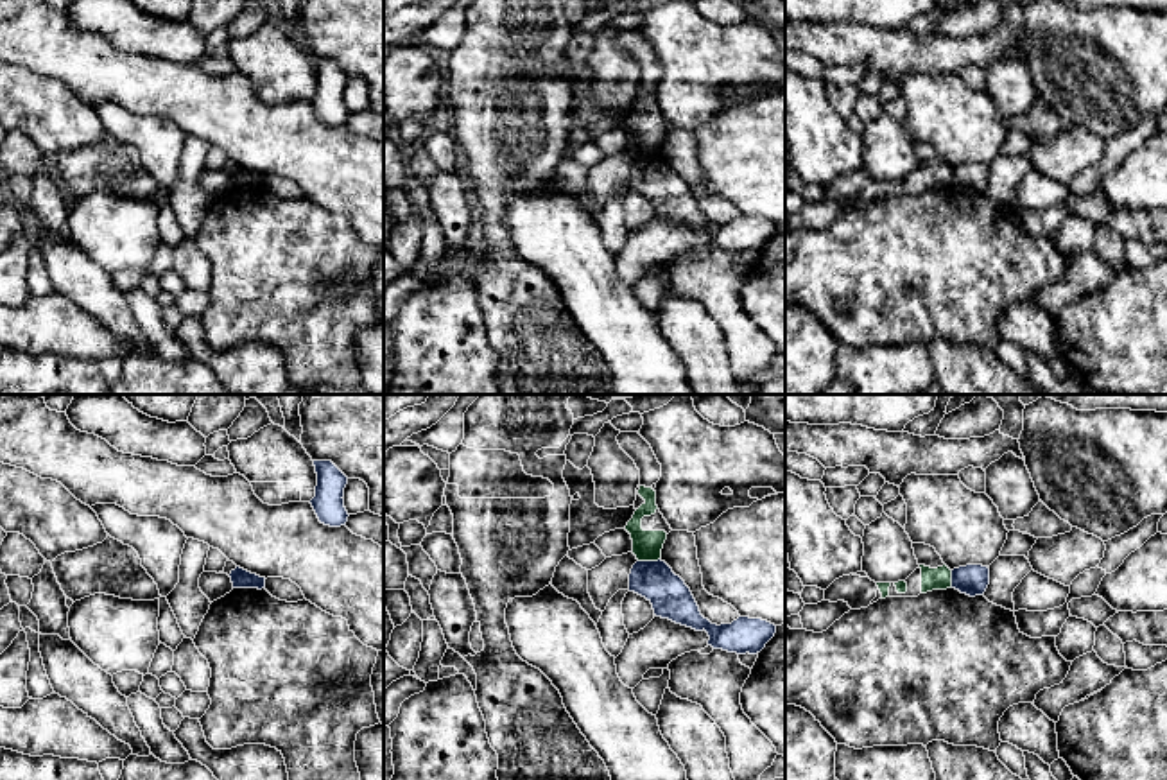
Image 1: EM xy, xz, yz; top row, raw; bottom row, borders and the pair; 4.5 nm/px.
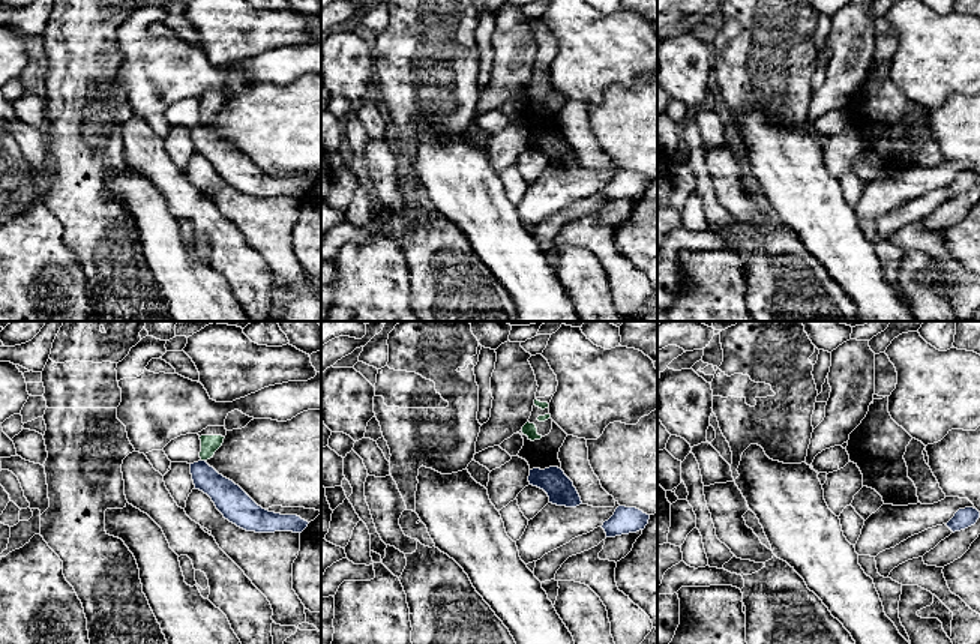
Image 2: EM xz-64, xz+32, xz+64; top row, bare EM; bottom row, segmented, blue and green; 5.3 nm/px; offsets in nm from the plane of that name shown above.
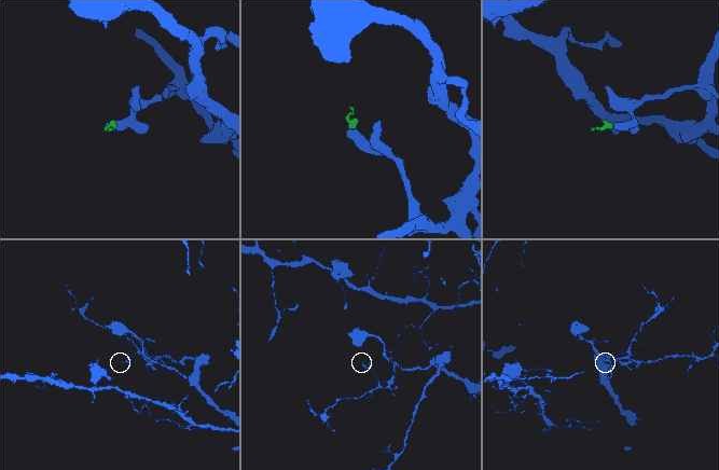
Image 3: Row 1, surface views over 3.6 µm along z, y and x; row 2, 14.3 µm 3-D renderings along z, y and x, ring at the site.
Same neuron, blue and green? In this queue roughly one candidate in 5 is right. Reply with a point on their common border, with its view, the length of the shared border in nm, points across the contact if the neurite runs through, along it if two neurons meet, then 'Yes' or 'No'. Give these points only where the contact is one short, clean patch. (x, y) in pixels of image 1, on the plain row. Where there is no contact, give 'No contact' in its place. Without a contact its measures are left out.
Touches blue at xz (648, 160). Shared border 100 nm. No

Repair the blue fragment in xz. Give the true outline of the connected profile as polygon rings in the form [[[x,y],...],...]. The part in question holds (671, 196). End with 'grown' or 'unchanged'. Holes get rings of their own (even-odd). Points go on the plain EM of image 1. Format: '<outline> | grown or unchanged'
[[[661,158],[636,160],[629,172],[629,190],[645,195],[653,203],[656,215],[696,230],[705,228],[710,235],[708,244],[713,247],[756,253],[776,231],[774,222],[749,215],[739,215],[731,222],[712,222],[701,213],[685,179]]] | unchanged

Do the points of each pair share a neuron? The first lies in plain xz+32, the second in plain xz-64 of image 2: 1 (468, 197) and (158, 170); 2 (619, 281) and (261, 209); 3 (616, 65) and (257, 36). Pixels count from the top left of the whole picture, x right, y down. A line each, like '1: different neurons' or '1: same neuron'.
1: different neurons
2: same neuron
3: same neuron

